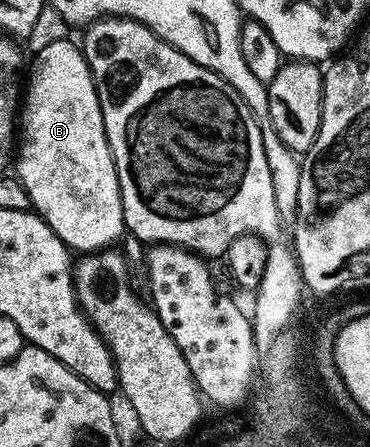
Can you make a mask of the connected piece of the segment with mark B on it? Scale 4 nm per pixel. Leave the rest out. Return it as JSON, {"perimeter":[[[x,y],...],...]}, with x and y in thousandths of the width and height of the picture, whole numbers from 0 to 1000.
{"perimeter":[[[181,87],[162,96],[141,96],[132,105],[119,105],[119,114],[108,114],[92,130],[92,157],[78,157],[76,181],[81,172],[81,192],[68,192],[65,224],[54,235],[54,313],[43,324],[43,391],[65,409],[65,418],[81,438],[81,454],[89,474],[100,477],[116,494],[130,499],[130,508],[151,523],[170,544],[192,559],[219,562],[224,568],[295,557],[311,544],[327,521],[341,512],[341,492],[335,490],[335,472],[330,470],[330,430],[324,427],[324,409],[314,391],[314,374],[308,358],[297,345],[297,322],[286,309],[281,293],[281,266],[270,248],[270,230],[265,228],[265,206],[254,192],[254,179],[243,166],[243,152],[232,139],[232,125],[222,121],[219,107],[208,98],[197,101],[197,89]]]}

